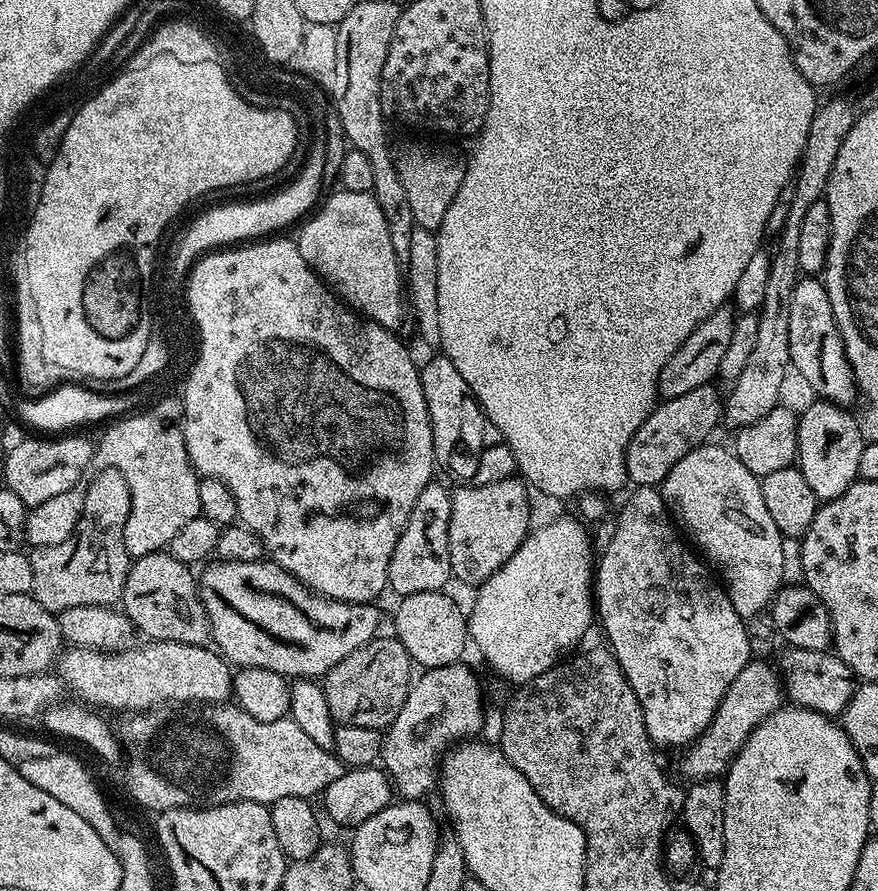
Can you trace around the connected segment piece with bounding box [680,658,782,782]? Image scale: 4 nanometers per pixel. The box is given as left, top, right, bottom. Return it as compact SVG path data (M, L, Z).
M759 658L749 660L742 674L738 674L738 678L730 682L730 690L726 690L716 711L716 717L710 722L708 729L693 744L683 749L684 757L680 760L681 774L688 779L688 782L723 777L736 759L736 755L742 750L742 746L750 738L752 731L780 707L782 707L782 677L779 671Z

